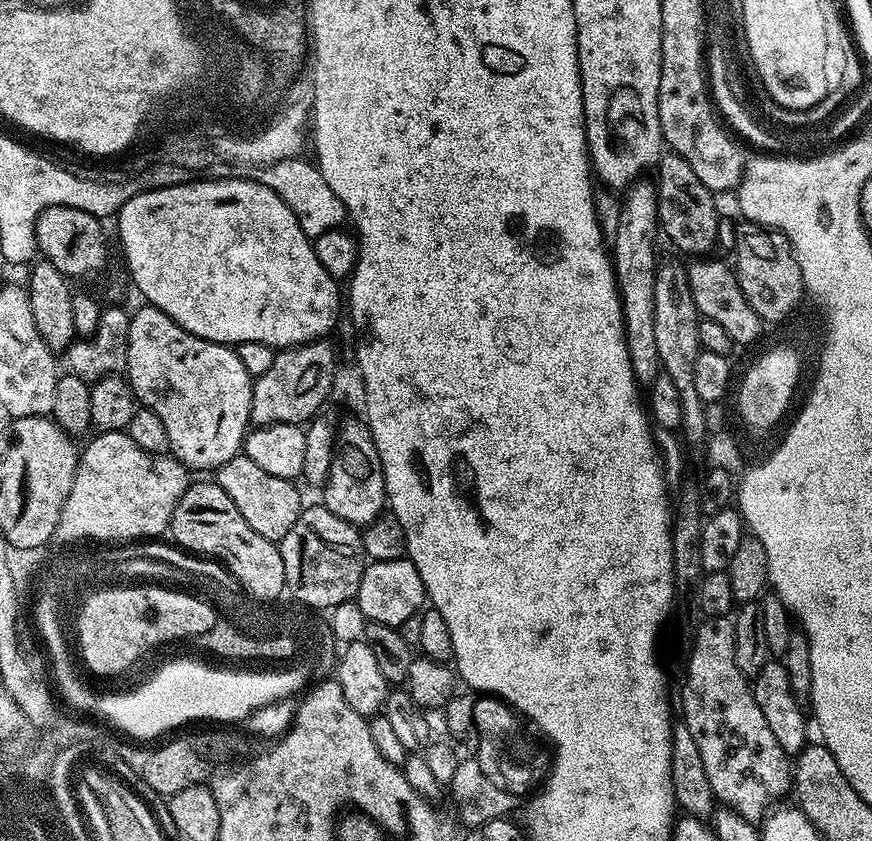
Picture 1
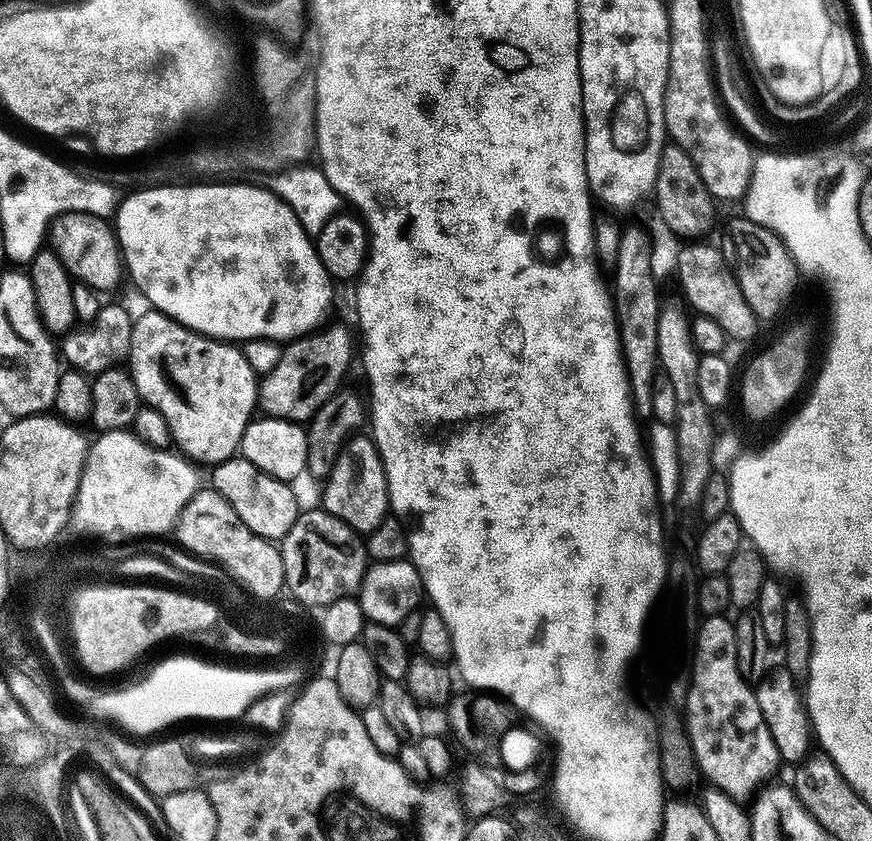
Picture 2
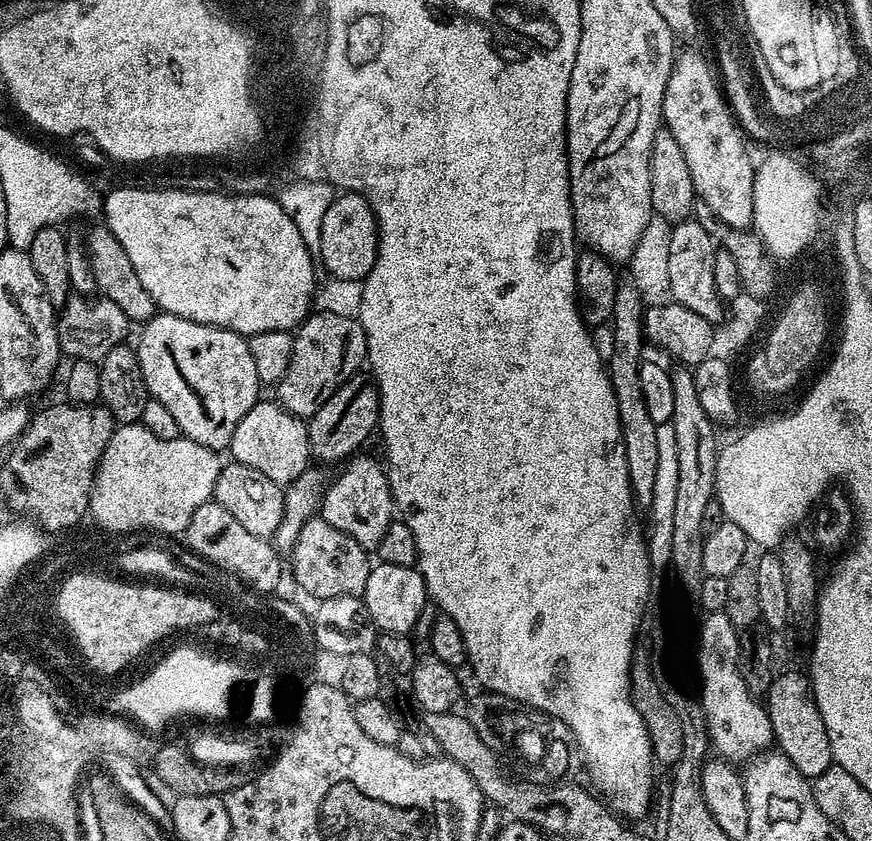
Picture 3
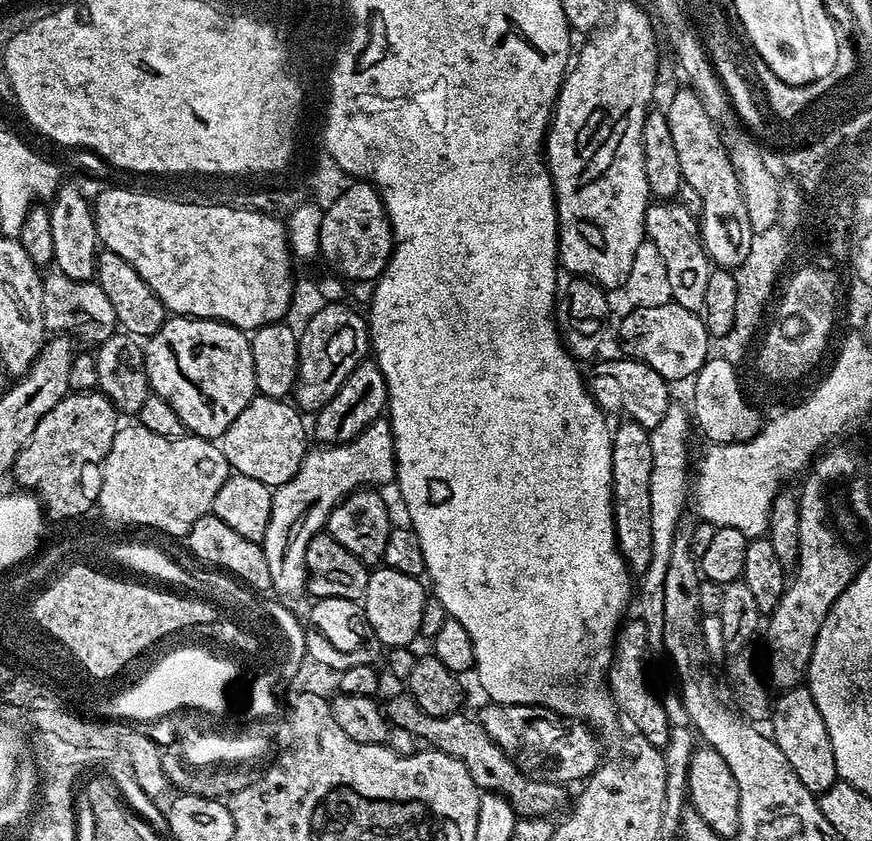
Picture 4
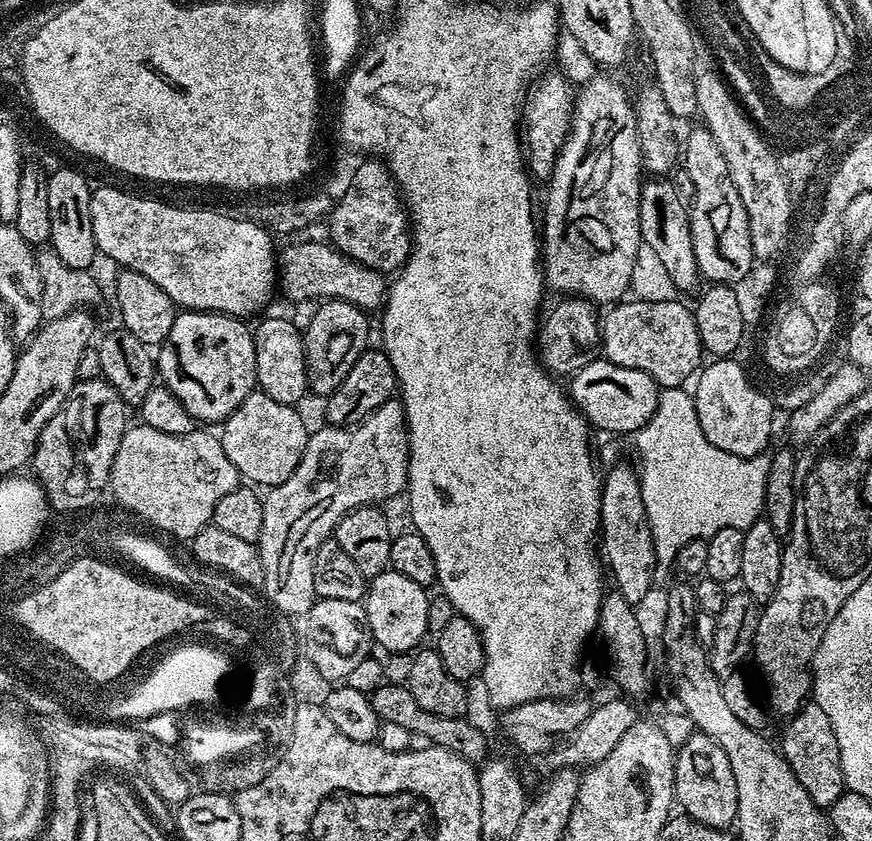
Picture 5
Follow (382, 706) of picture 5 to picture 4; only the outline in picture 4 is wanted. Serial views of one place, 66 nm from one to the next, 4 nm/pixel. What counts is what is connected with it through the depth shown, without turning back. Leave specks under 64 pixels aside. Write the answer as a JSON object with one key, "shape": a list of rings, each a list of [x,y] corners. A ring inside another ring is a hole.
{"shape":[[[400,690],[397,696],[392,696],[388,704],[383,705],[385,716],[392,728],[410,730],[417,741],[424,740],[429,749],[446,754],[450,758],[458,758],[466,770],[470,770],[470,778],[474,778],[476,787],[485,792],[496,792],[505,796],[510,806],[515,810],[517,817],[525,820],[533,820],[539,816],[551,817],[551,812],[556,812],[564,803],[569,803],[563,783],[551,781],[534,781],[528,778],[521,770],[519,763],[510,758],[509,753],[503,752],[494,741],[486,734],[479,719],[464,716],[463,711],[451,712],[448,716],[435,716],[426,714],[426,710],[419,708],[414,698],[407,691]],[[568,800],[568,801],[567,801]]]}

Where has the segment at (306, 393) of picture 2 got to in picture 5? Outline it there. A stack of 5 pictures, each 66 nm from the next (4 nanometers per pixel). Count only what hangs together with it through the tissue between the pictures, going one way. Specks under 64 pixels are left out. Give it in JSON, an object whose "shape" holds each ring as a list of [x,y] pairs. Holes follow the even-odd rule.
{"shape":[[[325,299],[306,326],[304,333],[304,353],[308,367],[308,387],[311,395],[327,398],[338,386],[342,378],[350,374],[350,366],[358,362],[360,355],[369,347],[368,320],[365,309],[345,300]]]}

